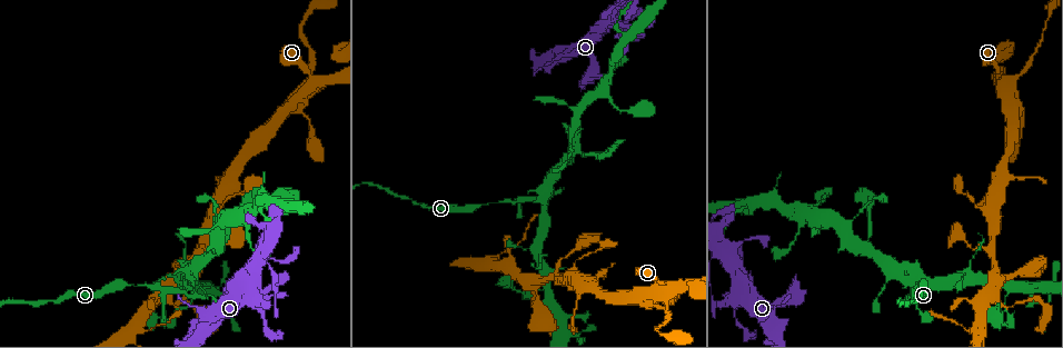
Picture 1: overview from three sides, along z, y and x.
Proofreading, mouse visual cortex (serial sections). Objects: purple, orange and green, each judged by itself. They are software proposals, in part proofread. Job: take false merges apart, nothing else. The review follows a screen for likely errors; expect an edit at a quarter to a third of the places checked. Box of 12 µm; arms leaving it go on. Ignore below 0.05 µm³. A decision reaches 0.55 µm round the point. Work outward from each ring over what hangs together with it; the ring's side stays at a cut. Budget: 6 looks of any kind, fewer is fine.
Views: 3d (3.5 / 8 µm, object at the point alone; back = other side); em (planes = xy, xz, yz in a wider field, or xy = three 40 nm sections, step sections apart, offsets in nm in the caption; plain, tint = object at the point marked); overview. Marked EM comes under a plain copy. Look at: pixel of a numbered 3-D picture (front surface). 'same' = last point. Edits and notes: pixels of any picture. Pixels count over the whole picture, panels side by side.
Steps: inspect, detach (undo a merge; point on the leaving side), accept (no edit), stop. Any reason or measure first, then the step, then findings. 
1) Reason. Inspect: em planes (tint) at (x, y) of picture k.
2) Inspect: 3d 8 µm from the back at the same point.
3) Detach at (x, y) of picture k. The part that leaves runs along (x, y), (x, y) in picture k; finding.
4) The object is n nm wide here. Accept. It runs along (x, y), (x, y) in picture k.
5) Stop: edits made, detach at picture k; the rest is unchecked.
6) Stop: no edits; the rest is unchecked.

Abrupt turn. Inspect: 3d 8 µm from the back at (669, 289) of picture 1.

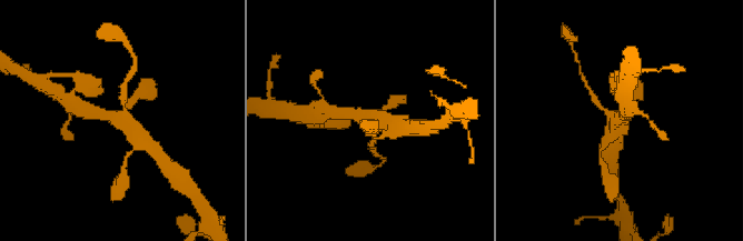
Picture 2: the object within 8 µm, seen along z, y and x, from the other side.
4 arms meet here; the arms are 150, 200, 400, 450 nm wide; need the tissue. Inspect: em xy step 3 (tint) at (617, 117) of picture 2.

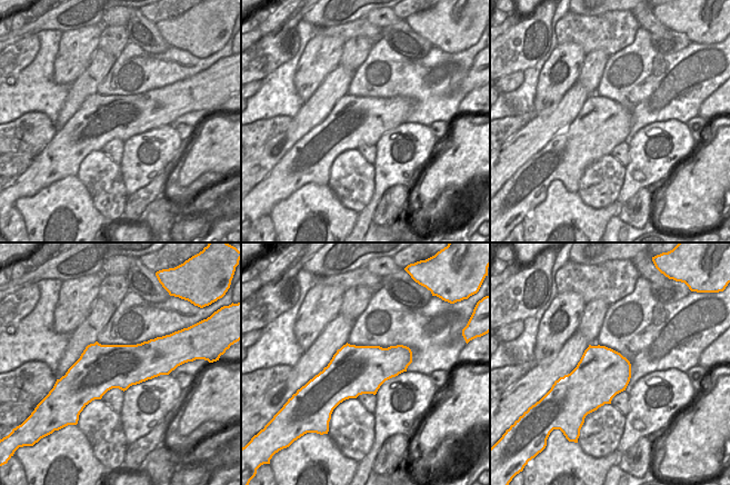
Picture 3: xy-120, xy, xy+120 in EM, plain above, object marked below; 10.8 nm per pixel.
Accept. It runs along (633, 92), (611, 140) in picture 2; all the same cell.

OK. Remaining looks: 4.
Branch point. Inspect: 3d 8 µm from the back at (551, 198) of picture 1.

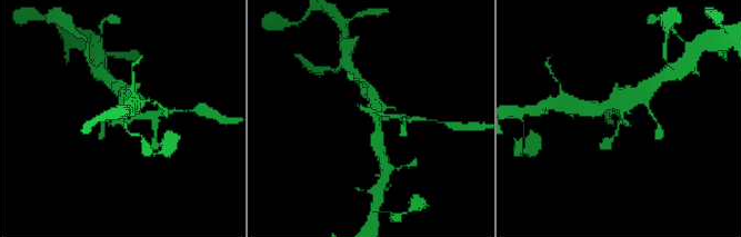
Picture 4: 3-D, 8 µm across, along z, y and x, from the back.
Closer look. Inspect: 3d 3.5 µm at (620, 115) of picture 4.

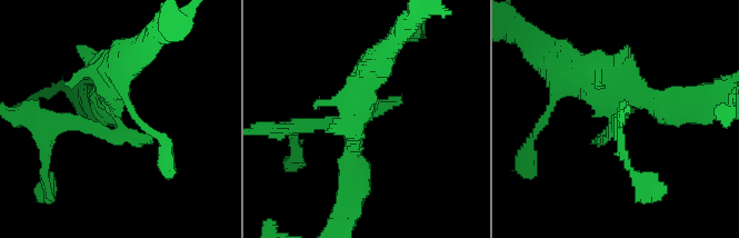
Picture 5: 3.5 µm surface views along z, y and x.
Shape alone is not enough. Inspect: em xy step 3 (tint) at (117, 118) of picture 5.

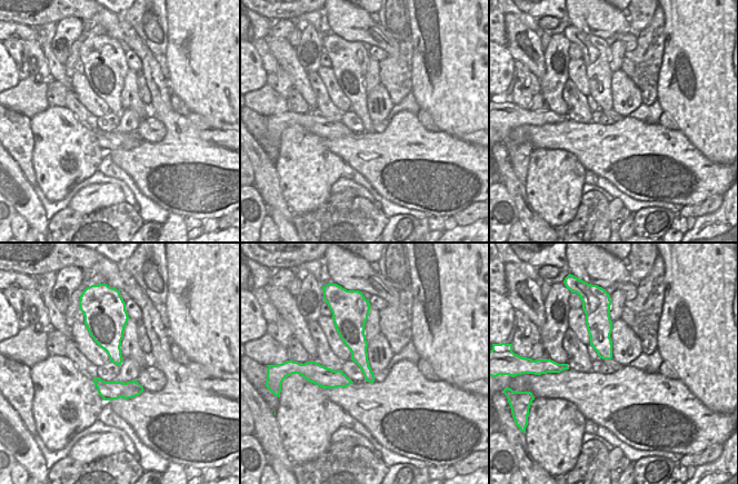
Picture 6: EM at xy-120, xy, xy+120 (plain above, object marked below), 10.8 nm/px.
Detach at (627, 95) of picture 5. The part that leaves runs along (609, 111), (583, 70), (547, 57) in picture 5; a second cell is stuck on.

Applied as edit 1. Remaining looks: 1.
Stop: edits made, detach at picture 5; the rest is unchecked.

